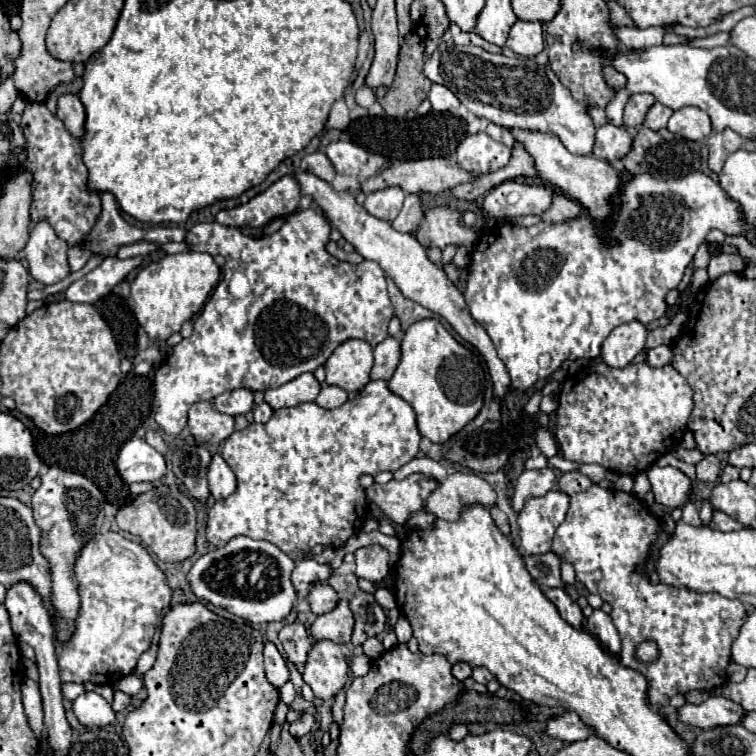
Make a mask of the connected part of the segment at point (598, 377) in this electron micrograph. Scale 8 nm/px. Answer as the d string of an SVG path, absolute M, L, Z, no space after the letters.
M598 359L592 371L562 383L556 441L568 461L598 463L622 475L642 473L680 445L692 407L692 389L674 367L652 367L640 361L612 369Z

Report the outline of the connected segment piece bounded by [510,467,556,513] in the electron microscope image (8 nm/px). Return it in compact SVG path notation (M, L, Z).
M548 467L538 471L522 471L522 475L514 483L514 493L510 497L512 509L518 513L520 507L532 497L532 495L546 495L556 483L556 473Z

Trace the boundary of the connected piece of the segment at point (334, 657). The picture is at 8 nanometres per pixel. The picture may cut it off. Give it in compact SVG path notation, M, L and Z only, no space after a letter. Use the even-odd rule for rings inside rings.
M322 639L314 641L304 665L304 681L320 699L332 699L348 681L348 661L340 645Z

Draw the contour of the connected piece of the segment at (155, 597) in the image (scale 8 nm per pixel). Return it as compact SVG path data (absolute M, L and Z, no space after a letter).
M102 531L94 535L78 553L74 563L74 575L78 581L78 595L80 595L80 611L76 619L76 629L72 639L60 643L56 641L56 659L60 667L62 683L96 683L96 685L114 685L118 679L130 675L136 667L138 657L150 649L156 625L160 621L160 613L164 607L170 605L172 587L164 571L154 563L148 551L134 543L120 533Z

